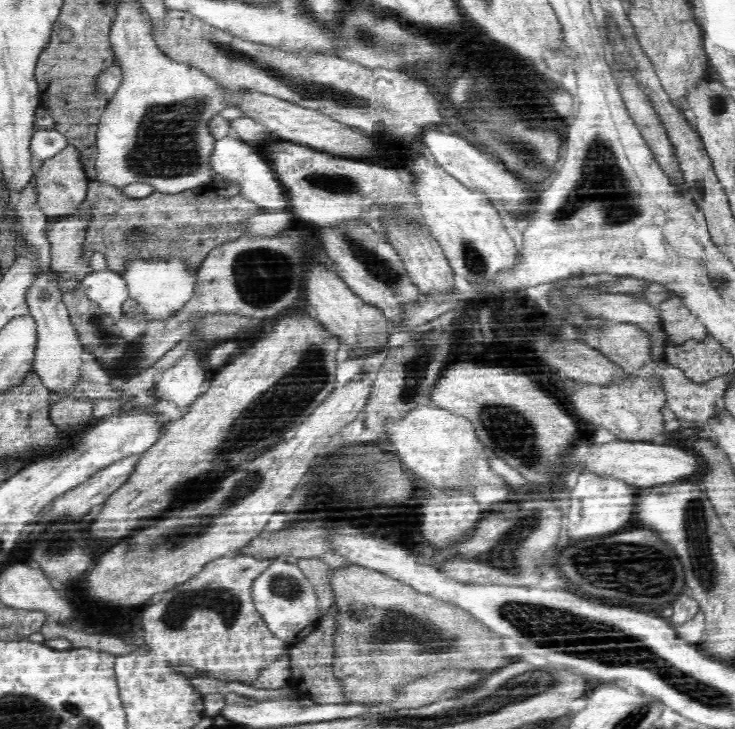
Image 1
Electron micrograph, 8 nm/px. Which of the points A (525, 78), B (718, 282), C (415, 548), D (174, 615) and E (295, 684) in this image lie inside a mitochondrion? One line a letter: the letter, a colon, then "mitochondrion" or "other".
A: mitochondrion
B: mitochondrion
C: other
D: mitochondrion
E: other

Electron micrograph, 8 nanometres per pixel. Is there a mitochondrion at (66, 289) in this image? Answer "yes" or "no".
no

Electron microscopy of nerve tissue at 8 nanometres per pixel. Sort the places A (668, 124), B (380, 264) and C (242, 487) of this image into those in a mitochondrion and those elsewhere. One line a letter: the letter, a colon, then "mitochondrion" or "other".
A: other
B: mitochondrion
C: mitochondrion

